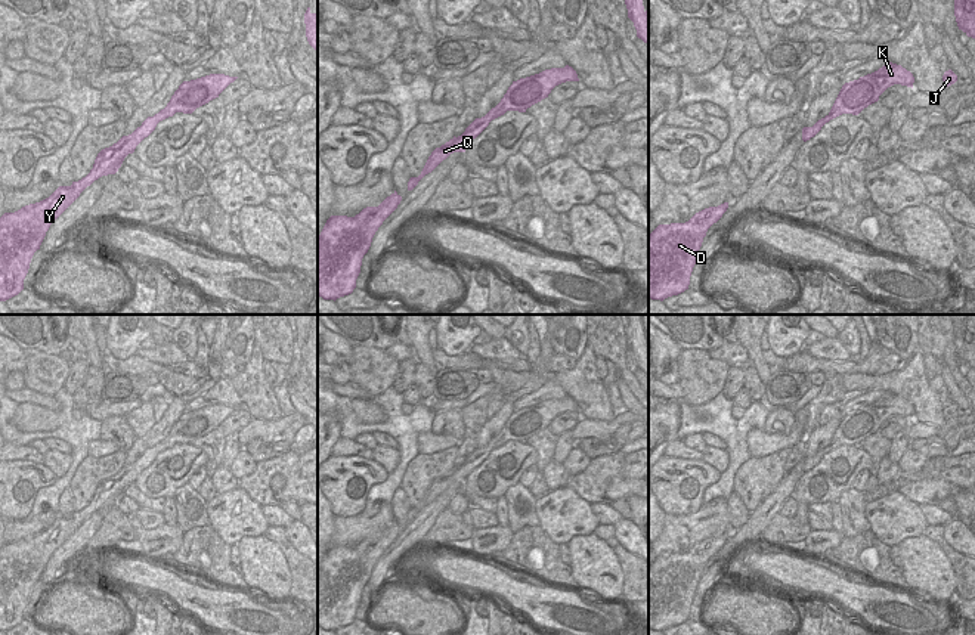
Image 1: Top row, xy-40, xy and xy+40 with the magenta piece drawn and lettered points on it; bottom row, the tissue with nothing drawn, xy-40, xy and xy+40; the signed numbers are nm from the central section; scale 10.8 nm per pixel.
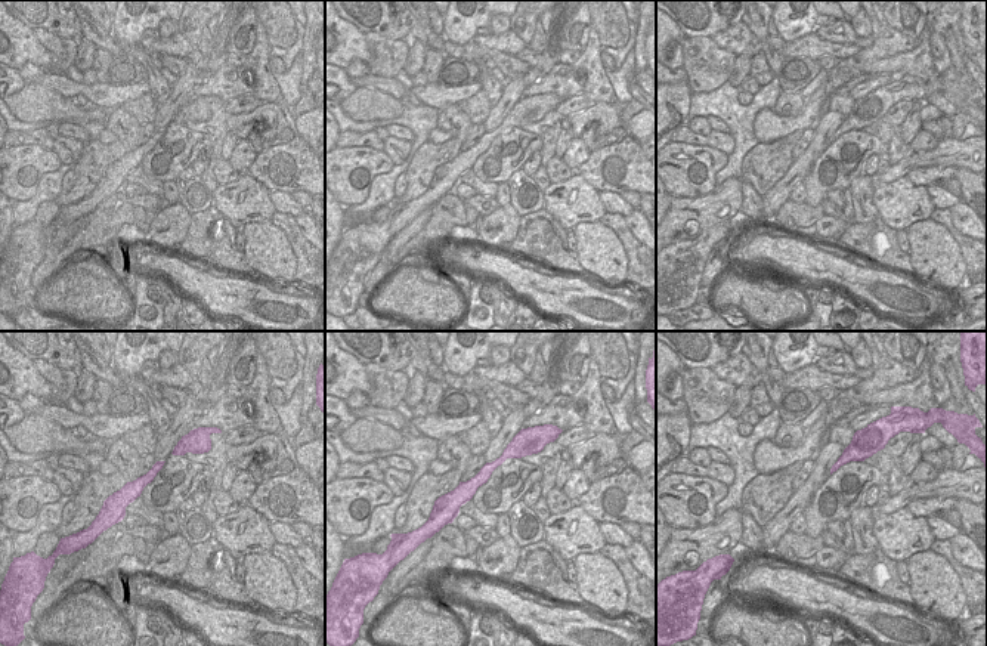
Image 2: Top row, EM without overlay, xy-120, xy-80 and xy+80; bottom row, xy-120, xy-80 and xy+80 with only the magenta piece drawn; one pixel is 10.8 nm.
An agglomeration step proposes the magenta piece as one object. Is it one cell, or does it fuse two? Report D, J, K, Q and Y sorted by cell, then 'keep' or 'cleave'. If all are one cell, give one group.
D J K Q Y | keep

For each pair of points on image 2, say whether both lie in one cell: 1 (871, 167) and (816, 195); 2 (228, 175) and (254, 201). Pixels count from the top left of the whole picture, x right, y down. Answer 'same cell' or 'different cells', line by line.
1: different cells
2: different cells

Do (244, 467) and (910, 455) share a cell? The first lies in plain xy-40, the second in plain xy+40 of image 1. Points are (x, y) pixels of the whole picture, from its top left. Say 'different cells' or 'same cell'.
same cell

